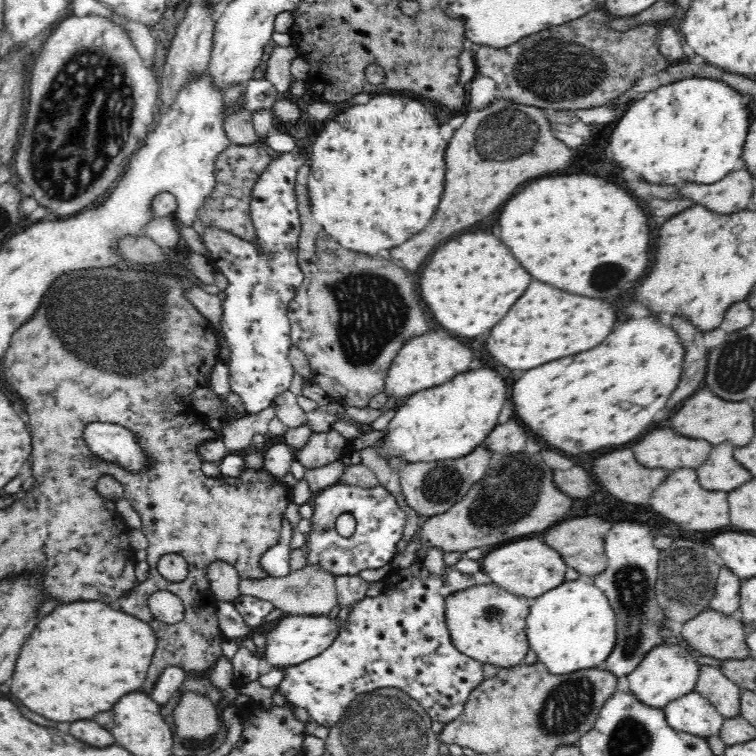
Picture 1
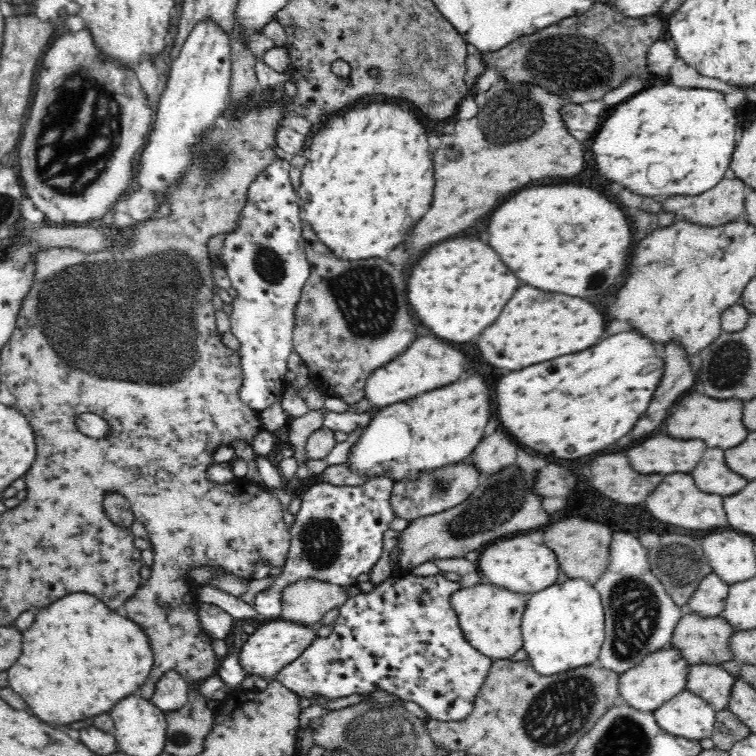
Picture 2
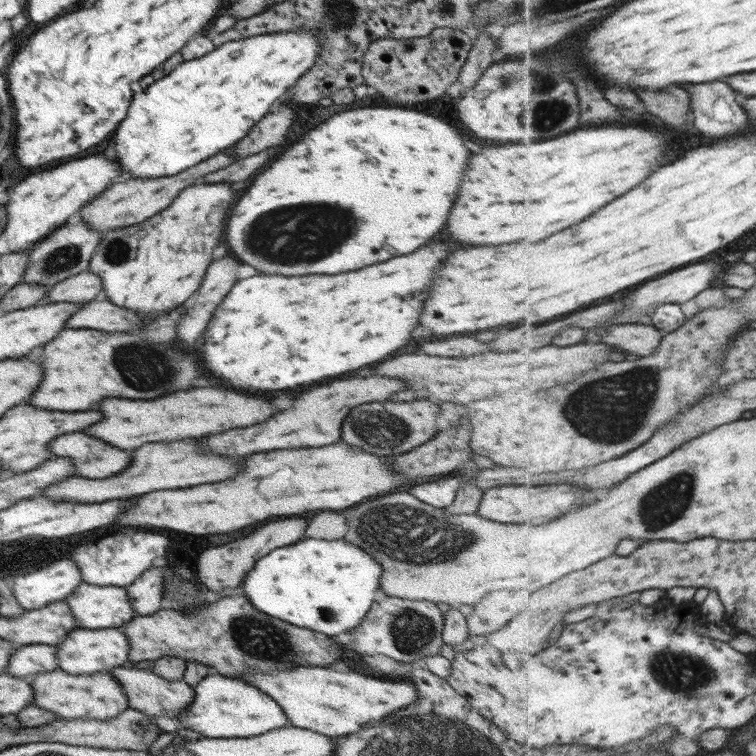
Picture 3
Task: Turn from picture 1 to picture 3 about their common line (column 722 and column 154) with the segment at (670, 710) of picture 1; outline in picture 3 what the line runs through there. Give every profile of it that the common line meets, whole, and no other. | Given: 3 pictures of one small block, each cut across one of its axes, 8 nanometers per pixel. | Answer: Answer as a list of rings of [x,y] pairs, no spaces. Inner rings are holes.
[[[207,675],[194,689],[191,706],[174,719],[168,715],[152,717],[152,724],[160,734],[173,734],[190,729],[206,738],[250,738],[290,726],[284,709],[268,694],[260,692],[256,686],[250,686],[242,680],[221,675]]]

